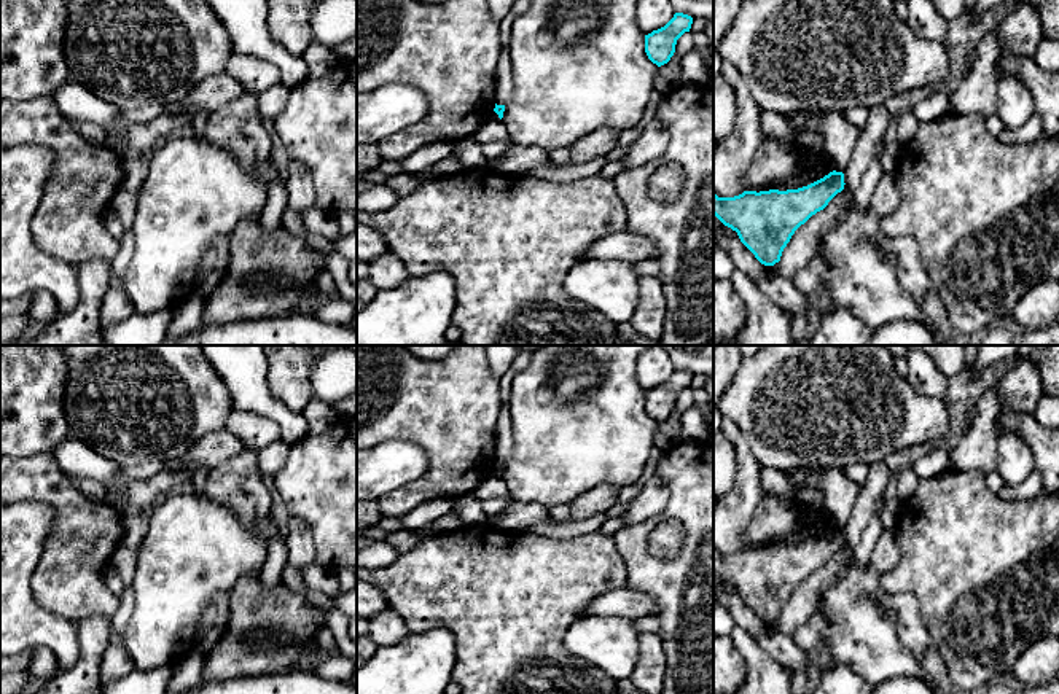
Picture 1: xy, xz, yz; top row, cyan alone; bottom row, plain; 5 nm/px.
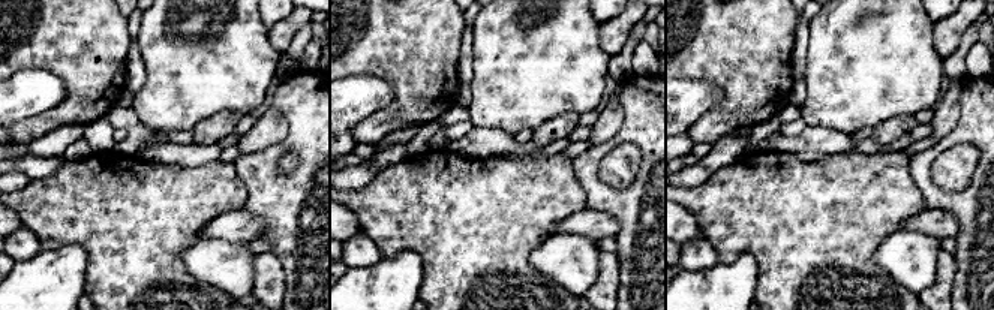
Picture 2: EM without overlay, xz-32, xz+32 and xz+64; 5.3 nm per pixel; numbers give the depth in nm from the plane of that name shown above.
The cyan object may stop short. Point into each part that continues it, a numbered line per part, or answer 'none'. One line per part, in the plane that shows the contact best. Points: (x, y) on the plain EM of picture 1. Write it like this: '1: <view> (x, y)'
none

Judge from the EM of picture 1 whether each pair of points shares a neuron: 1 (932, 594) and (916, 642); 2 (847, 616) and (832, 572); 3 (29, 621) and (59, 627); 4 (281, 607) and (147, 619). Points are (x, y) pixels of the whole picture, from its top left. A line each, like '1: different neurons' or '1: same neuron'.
1: different neurons
2: different neurons
3: same neuron
4: different neurons

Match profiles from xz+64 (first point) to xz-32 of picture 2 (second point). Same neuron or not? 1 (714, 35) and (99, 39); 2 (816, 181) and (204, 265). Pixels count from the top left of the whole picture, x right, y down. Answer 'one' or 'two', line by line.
1: one
2: two

